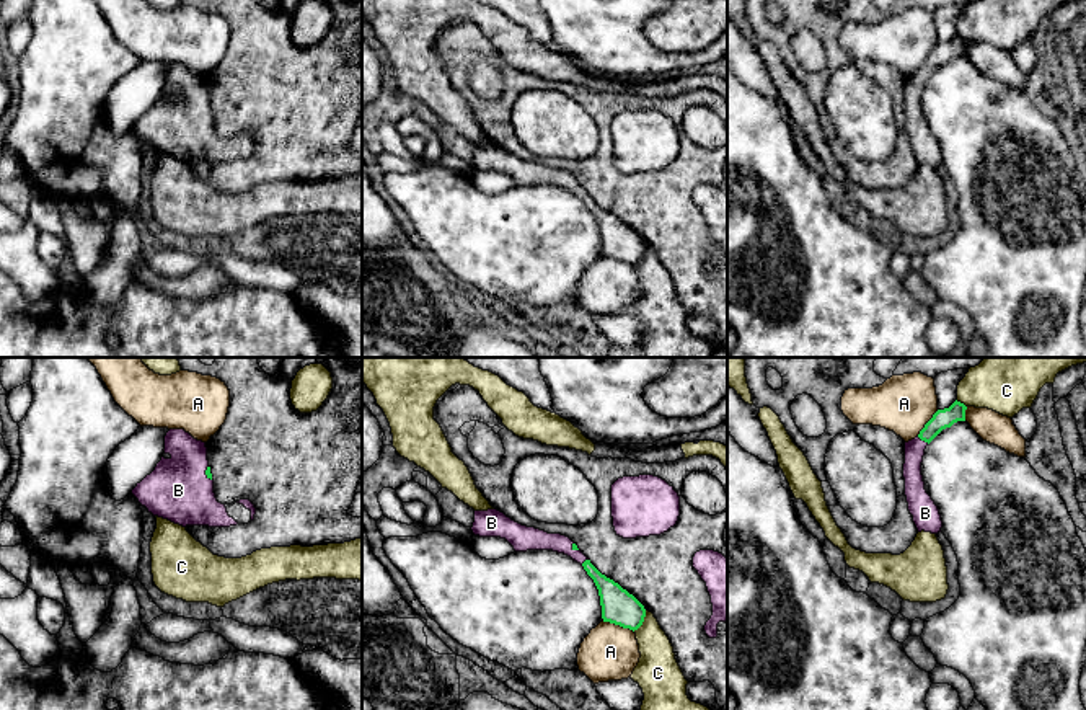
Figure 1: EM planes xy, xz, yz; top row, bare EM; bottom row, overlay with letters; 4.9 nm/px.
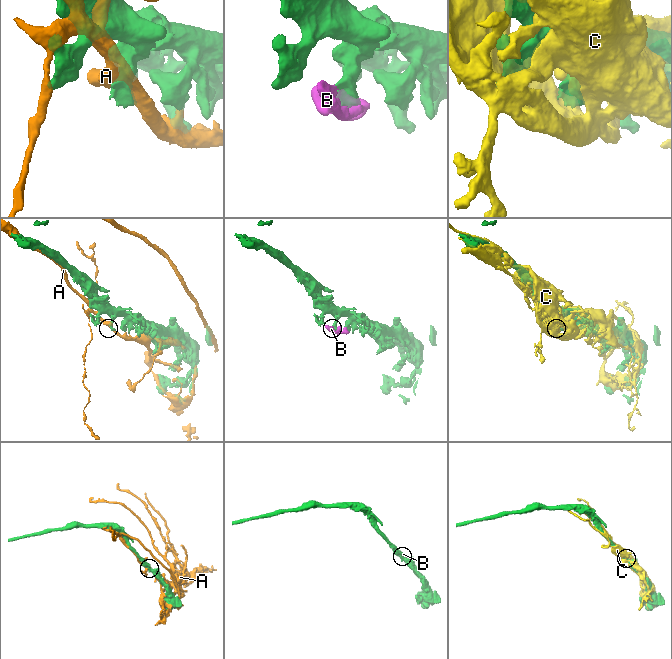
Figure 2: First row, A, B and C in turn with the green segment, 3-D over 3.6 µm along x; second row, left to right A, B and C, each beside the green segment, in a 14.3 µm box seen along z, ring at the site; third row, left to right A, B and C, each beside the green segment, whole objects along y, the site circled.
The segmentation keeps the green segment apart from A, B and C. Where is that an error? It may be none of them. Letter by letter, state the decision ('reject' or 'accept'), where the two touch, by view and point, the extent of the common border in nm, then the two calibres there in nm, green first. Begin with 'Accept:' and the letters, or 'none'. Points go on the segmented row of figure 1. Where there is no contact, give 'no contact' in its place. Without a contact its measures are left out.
Accept: B
A: reject; contact xz (618, 624); length 170 nm; calibres 170 and 280 nm
B: accept; contact yz (923, 439); length 70 nm; calibres 100 and 100 nm
C: reject; contact xz (643, 621); length 120 nm; calibres 170 and 200 nm

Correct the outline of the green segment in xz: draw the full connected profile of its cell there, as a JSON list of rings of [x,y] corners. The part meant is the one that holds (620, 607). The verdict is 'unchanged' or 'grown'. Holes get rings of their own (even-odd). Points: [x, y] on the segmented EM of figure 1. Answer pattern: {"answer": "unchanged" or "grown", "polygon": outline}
{"answer": "grown", "polygon": [[[497,509],[475,511],[471,530],[479,537],[505,539],[515,552],[553,550],[571,557],[594,579],[600,596],[603,622],[633,632],[642,625],[644,606],[618,583],[602,575],[569,537],[522,526]]]}

